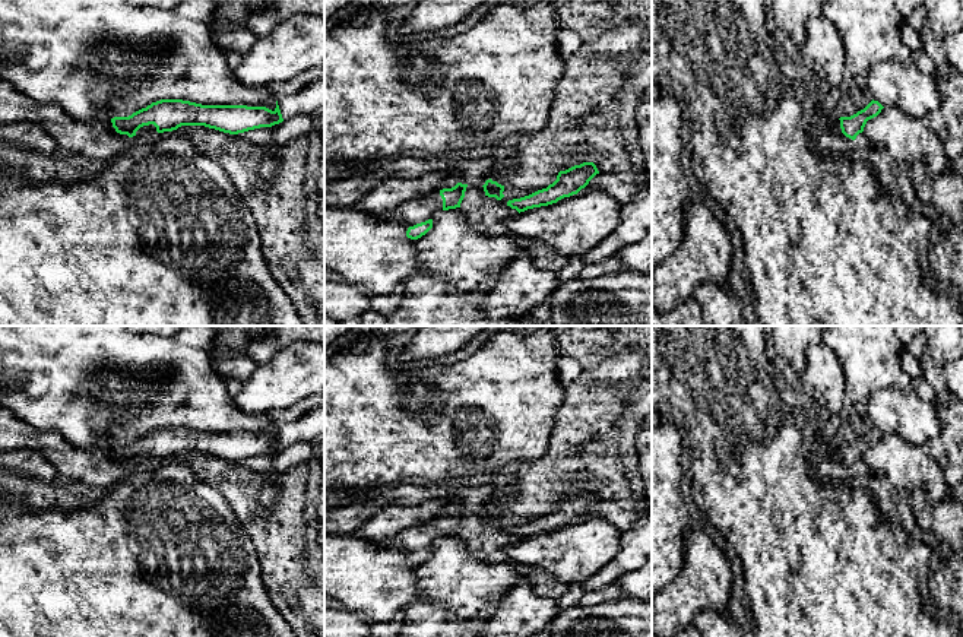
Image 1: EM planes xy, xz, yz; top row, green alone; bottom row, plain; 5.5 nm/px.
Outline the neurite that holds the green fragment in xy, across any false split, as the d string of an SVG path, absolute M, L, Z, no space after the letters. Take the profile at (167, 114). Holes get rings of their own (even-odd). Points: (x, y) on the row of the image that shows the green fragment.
M324 76L311 80L304 89L276 101L272 111L266 107L202 105L183 99L161 99L129 117L111 118L113 127L129 137L153 124L158 133L172 131L181 126L205 126L229 134L260 127L272 127L298 114L313 114L324 108Z

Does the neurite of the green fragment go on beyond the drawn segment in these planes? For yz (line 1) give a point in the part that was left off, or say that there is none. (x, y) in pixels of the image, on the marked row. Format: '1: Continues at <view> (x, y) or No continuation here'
1: No continuation here

